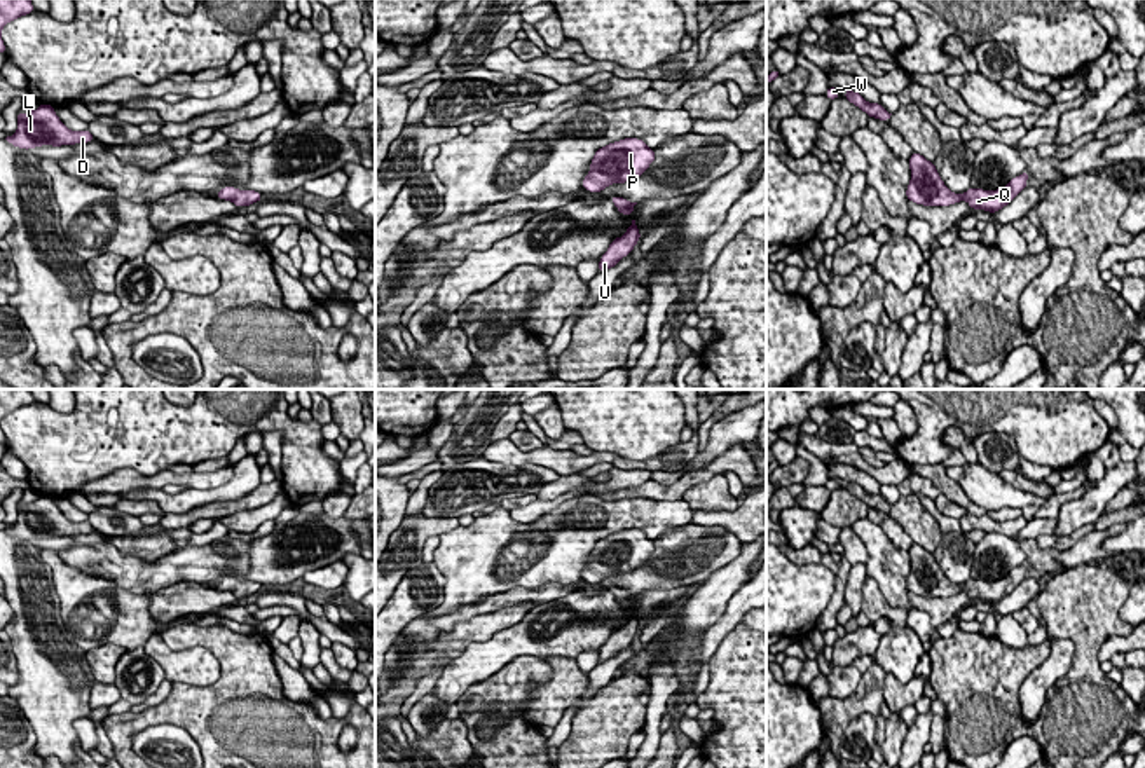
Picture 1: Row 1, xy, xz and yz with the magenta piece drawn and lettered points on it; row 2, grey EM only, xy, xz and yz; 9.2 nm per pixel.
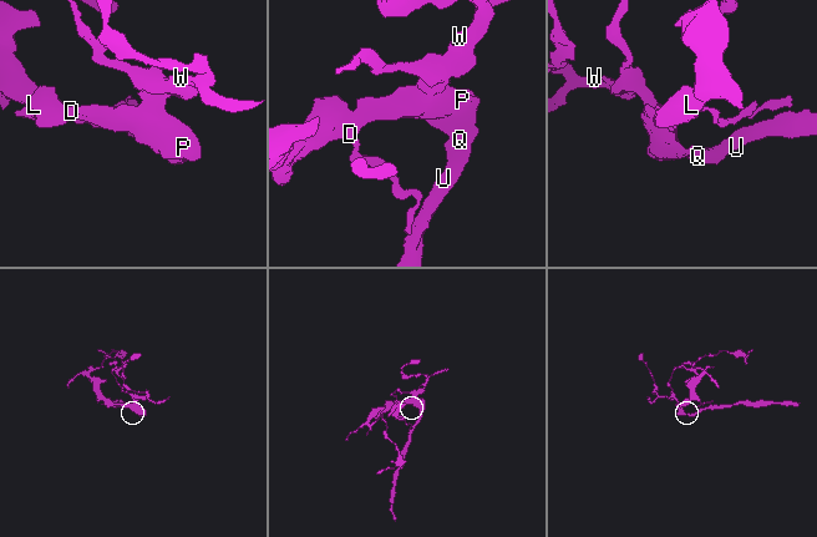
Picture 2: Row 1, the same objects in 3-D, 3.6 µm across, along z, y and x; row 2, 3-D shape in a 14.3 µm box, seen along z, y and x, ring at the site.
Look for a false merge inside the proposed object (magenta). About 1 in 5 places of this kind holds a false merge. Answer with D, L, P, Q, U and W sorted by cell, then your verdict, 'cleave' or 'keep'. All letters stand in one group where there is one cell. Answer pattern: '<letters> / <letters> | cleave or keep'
D L P Q U W | keep

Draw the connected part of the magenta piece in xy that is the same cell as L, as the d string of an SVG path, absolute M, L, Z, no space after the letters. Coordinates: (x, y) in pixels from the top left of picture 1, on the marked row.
M40 105L28 113L17 112L17 129L14 136L5 138L10 145L30 150L42 145L63 147L93 141L89 129L68 129L54 112L52 105Z

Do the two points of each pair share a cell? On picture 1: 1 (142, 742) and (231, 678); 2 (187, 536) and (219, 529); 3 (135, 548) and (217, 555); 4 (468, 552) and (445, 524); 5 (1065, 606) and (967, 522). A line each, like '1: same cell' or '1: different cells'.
1: different cells
2: same cell
3: different cells
4: different cells
5: different cells

